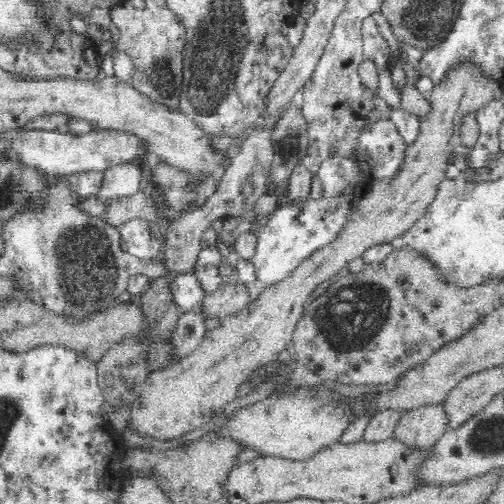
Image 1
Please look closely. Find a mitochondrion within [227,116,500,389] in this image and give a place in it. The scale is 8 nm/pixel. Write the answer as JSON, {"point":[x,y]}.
{"point":[354,317]}

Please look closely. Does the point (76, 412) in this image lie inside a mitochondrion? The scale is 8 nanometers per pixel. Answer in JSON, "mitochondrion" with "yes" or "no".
{"mitochondrion":"no"}

